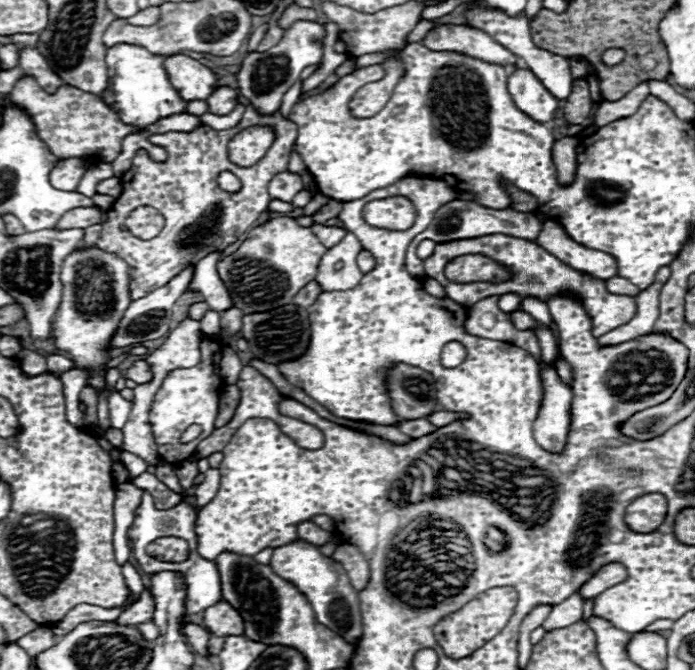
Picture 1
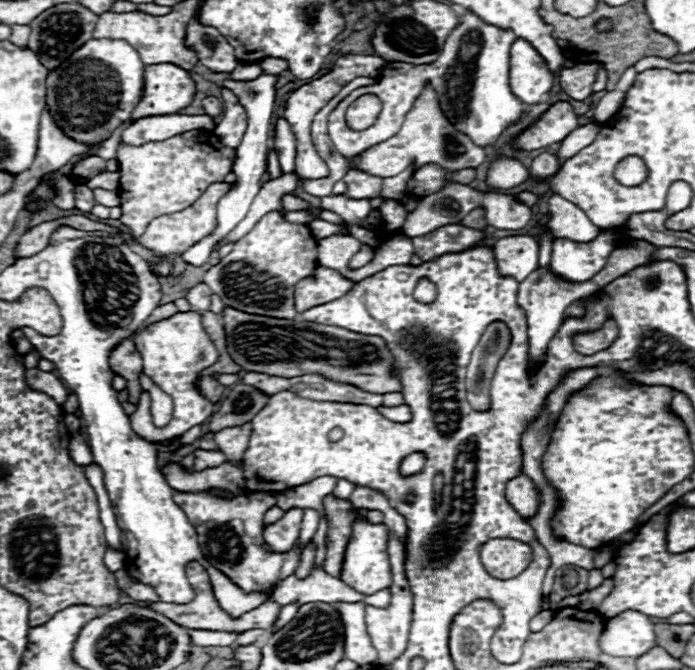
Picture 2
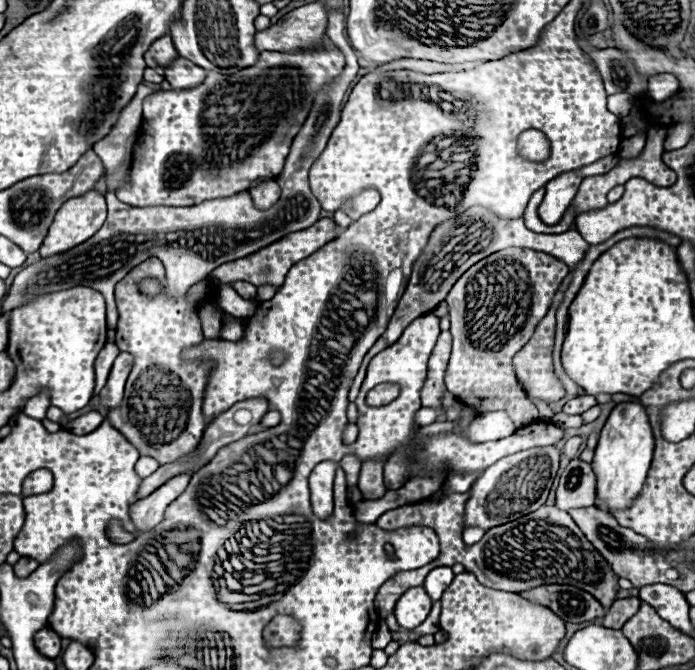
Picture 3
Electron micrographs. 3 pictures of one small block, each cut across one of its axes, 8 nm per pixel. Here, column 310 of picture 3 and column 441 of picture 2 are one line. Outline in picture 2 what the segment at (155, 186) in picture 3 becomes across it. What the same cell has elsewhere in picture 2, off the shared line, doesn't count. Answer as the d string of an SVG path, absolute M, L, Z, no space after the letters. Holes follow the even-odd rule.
M472 10L460 16L458 28L450 32L446 44L434 60L434 64L386 64L382 76L378 76L378 84L370 88L358 88L350 96L346 96L330 114L328 132L342 156L352 158L366 148L372 148L380 140L388 140L398 132L404 122L406 112L412 108L412 102L420 94L422 86L430 82L438 94L438 102L442 104L442 112L446 112L448 120L468 132L468 136L478 146L486 146L498 140L502 130L514 122L522 112L522 102L512 94L508 84L508 70L510 70L510 46L516 40L516 34L506 28L498 28L494 24L484 22ZM364 94L374 94L382 102L382 114L378 120L366 130L350 130L346 124L346 108Z

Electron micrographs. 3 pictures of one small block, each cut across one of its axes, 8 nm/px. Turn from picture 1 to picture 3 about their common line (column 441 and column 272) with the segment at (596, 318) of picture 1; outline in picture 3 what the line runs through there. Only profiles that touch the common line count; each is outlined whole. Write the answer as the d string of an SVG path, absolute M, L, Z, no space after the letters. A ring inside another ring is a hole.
M322 218L318 220L318 224L306 228L306 232L294 232L294 236L284 236L282 240L258 250L256 254L250 254L242 260L234 260L234 262L228 262L228 264L222 264L218 266L212 274L210 274L210 280L214 284L224 284L224 282L238 282L238 280L244 280L244 282L250 282L254 286L262 286L262 284L274 284L274 286L280 286L286 278L286 272L290 270L292 264L308 258L310 254L314 254L316 250L320 250L324 244L332 242L334 238L338 238L338 234L342 232L342 228L332 220L332 218Z

